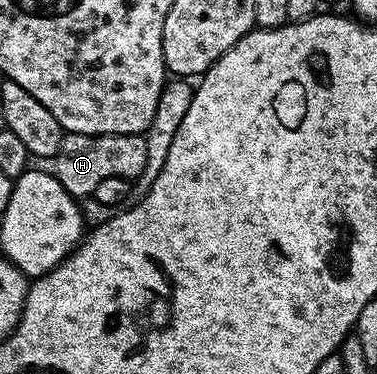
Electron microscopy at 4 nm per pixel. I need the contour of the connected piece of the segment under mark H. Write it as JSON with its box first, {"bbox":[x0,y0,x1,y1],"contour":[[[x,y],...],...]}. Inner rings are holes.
{"bbox":[52,133,148,199],"contour":[[[66,133],[60,143],[60,151],[52,158],[52,172],[58,178],[64,191],[68,191],[75,199],[89,198],[96,187],[104,179],[119,177],[128,182],[144,171],[144,165],[148,162],[146,138],[141,133],[136,135],[80,135],[79,133]]]}

